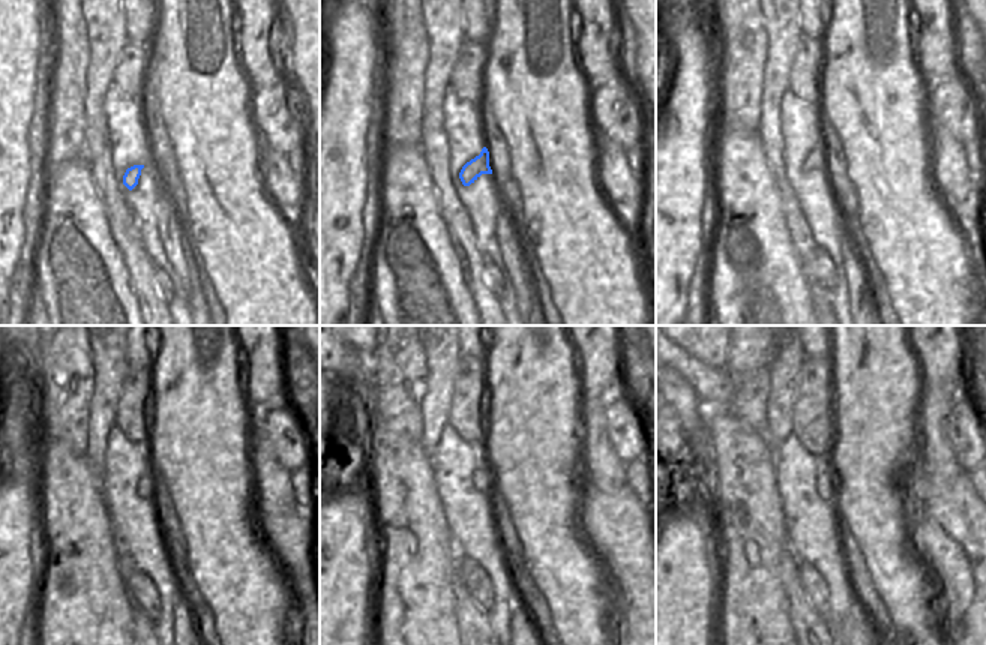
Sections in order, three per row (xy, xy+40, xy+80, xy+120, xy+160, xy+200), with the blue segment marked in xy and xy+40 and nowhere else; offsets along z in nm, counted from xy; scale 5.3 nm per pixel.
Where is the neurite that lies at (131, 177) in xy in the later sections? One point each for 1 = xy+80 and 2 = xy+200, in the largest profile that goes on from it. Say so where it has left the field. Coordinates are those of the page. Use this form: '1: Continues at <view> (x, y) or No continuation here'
1: Continues at xy+80 (815, 161)
2: Continues at xy+200 (826, 480)

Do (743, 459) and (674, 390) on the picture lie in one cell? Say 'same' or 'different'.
different

